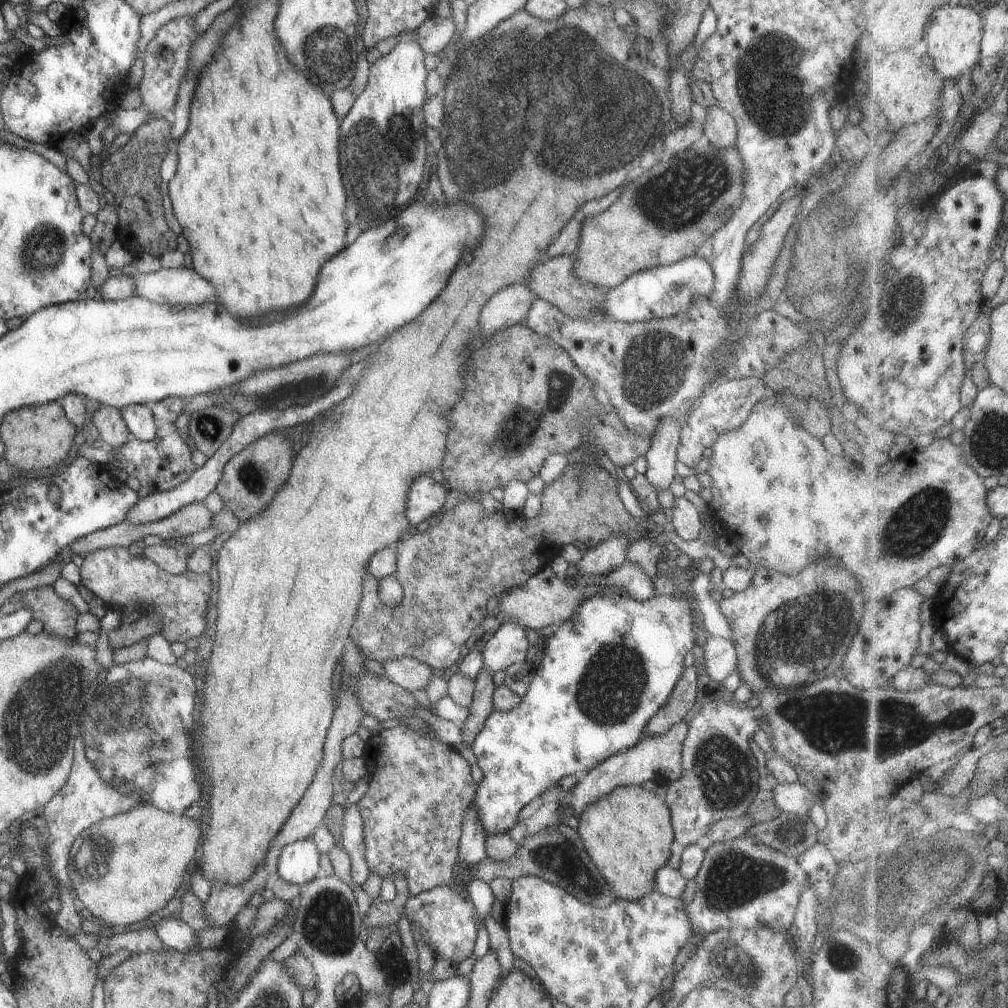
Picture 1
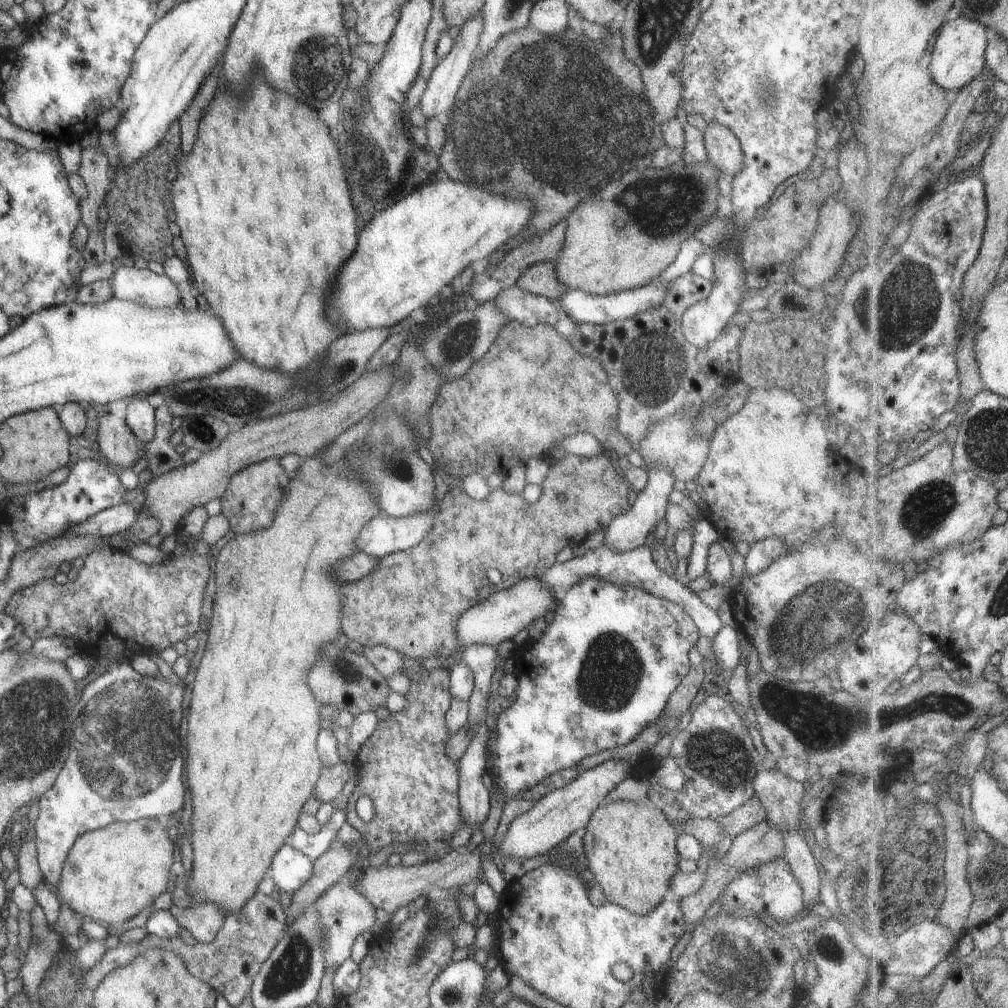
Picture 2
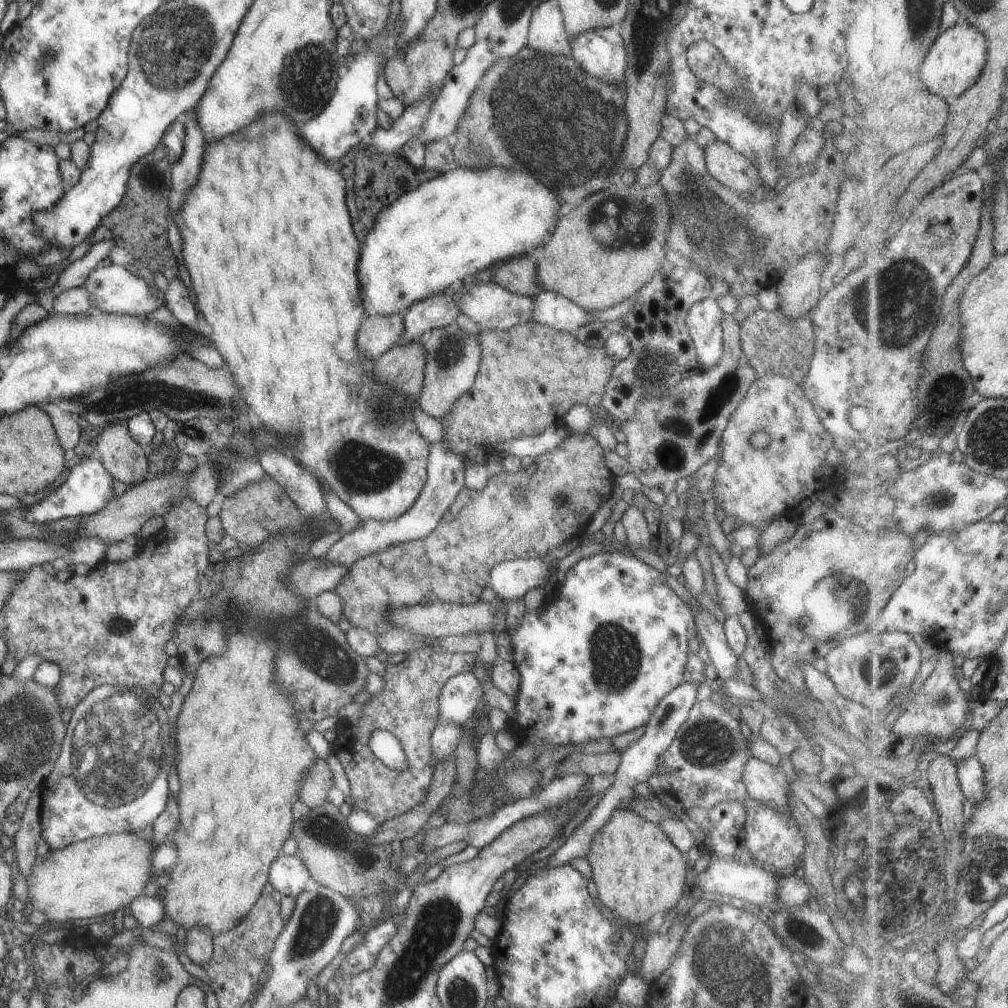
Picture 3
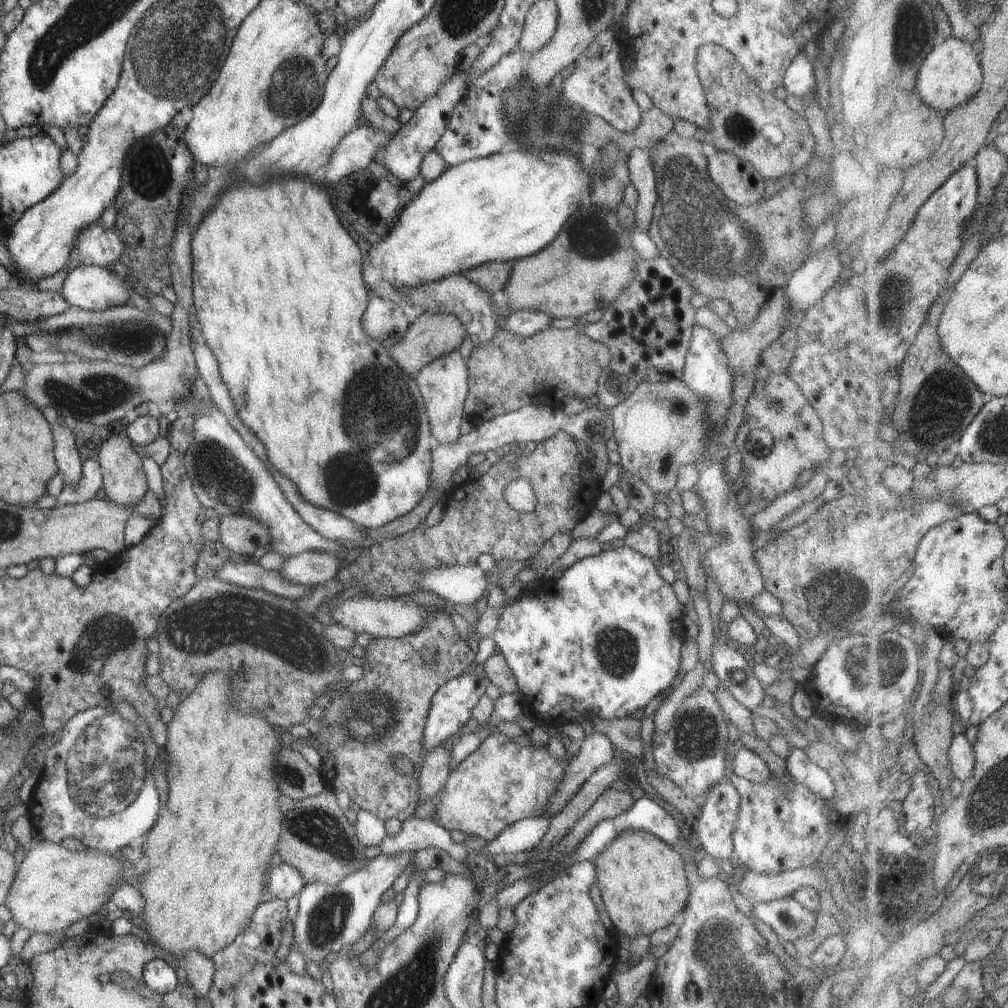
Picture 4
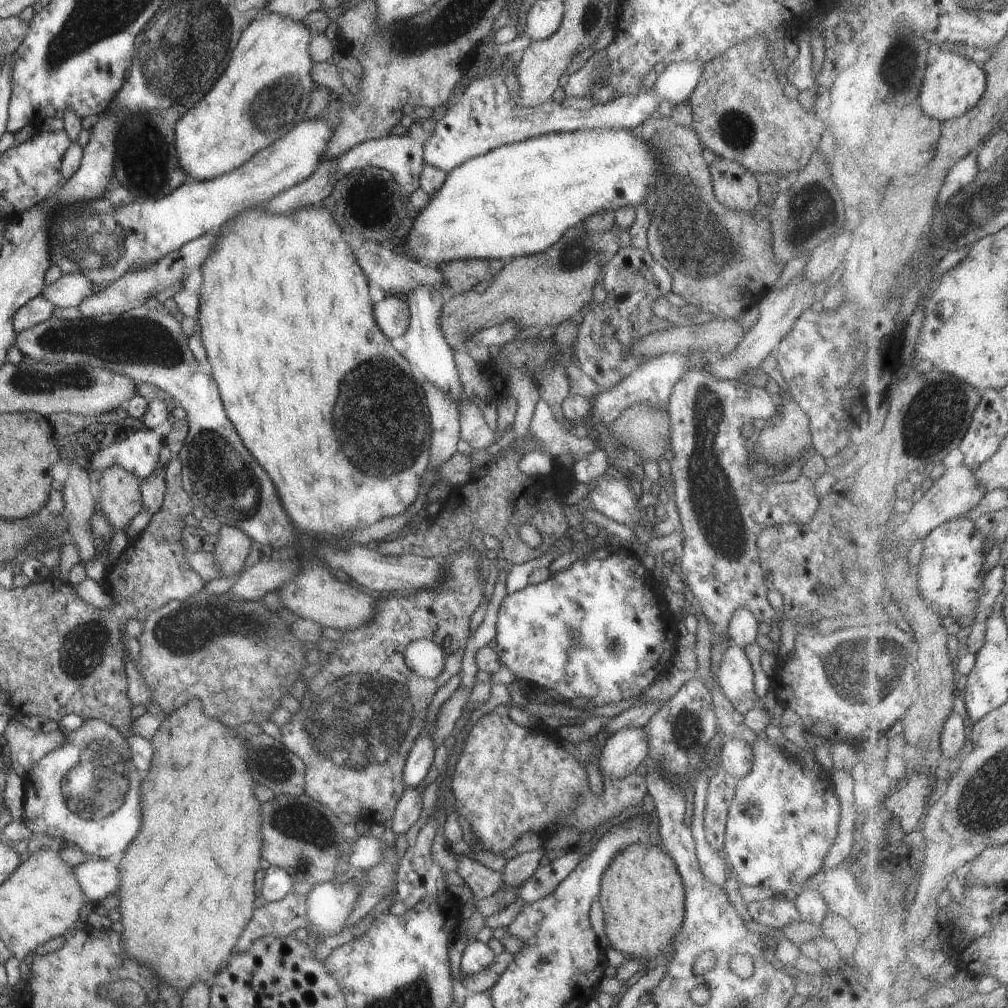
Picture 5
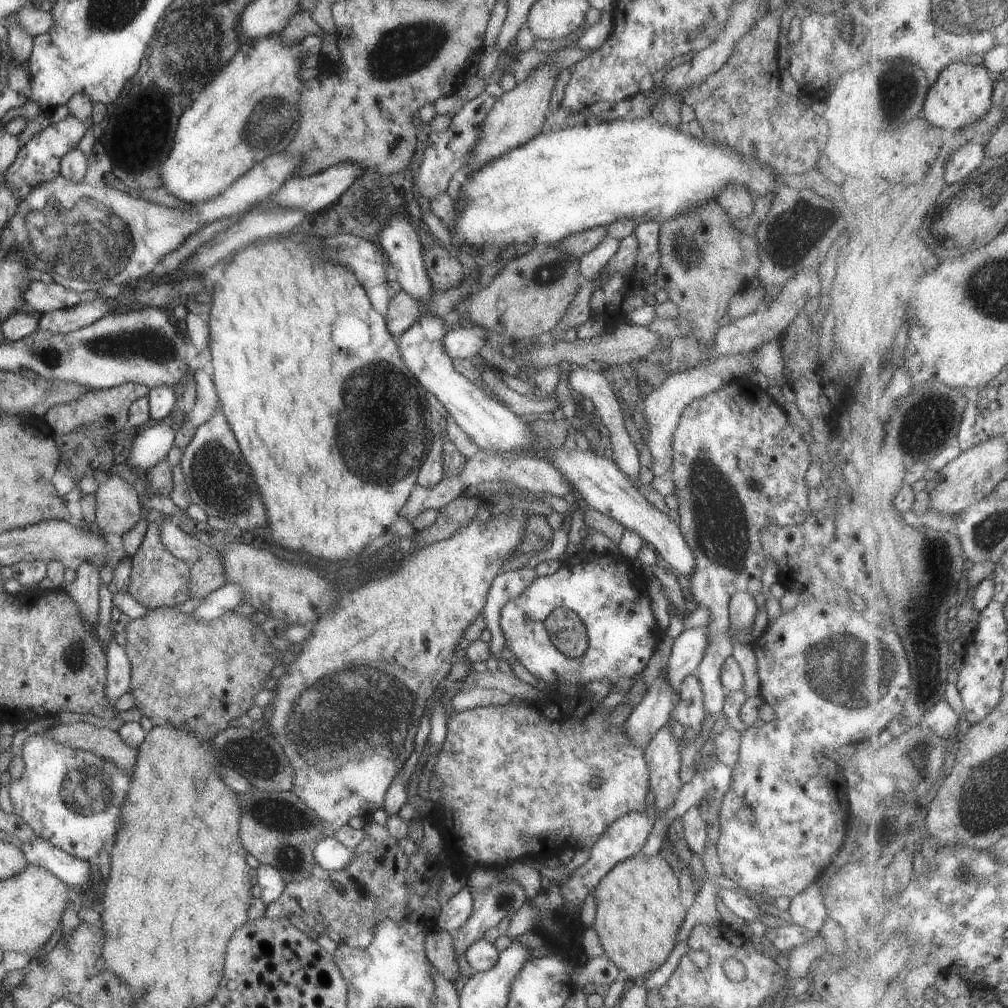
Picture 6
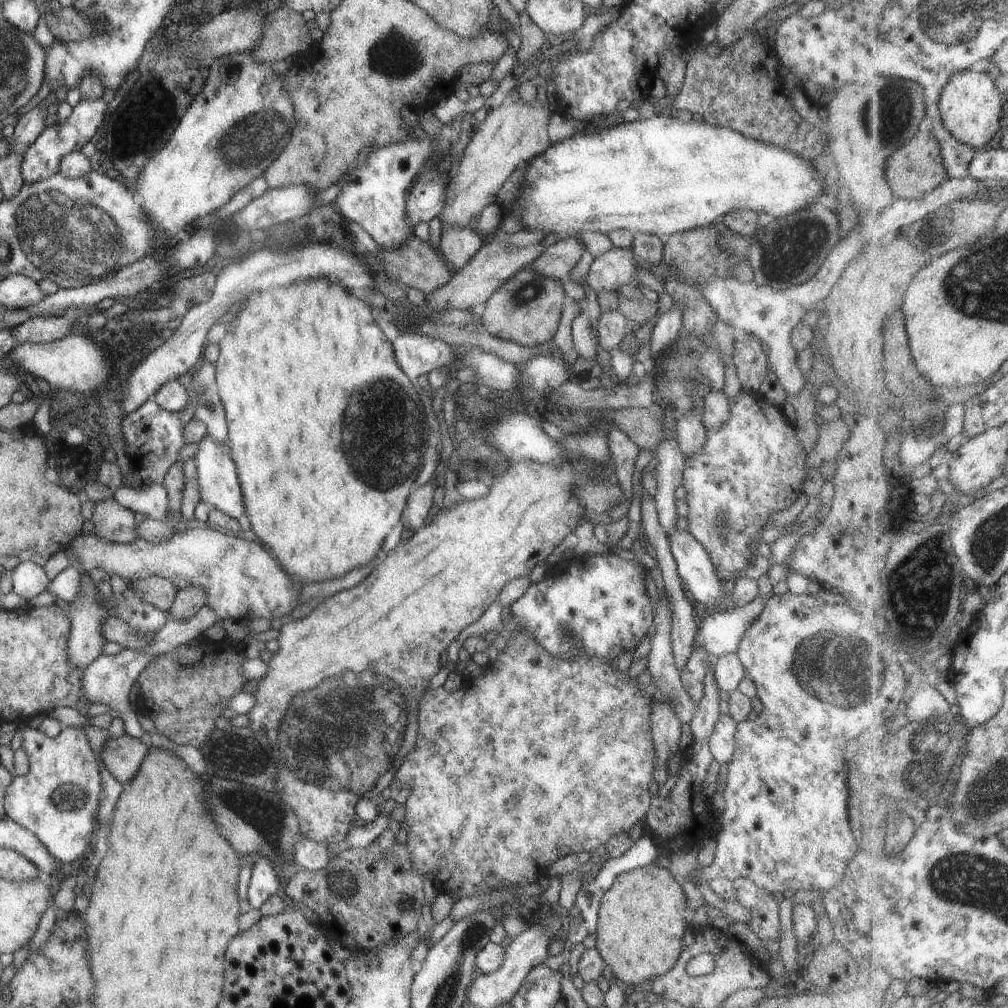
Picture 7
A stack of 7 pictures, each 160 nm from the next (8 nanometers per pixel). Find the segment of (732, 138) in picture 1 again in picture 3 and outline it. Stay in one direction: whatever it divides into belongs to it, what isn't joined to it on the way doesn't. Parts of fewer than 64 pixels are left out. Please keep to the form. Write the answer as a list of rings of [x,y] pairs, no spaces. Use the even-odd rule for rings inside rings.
[[[717,138],[703,150],[705,168],[719,184],[737,194],[756,192],[760,185],[760,176],[753,164],[740,152]]]

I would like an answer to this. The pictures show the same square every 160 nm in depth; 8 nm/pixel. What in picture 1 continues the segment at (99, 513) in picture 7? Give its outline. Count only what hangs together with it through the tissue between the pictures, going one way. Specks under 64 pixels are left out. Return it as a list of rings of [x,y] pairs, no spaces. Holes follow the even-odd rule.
[[[99,405],[92,414],[92,422],[106,448],[117,448],[134,436],[127,430],[120,409]]]

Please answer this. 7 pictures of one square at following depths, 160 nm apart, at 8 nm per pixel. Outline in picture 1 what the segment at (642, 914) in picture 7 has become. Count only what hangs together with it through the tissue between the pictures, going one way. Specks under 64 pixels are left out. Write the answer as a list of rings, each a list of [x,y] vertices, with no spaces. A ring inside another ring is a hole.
[[[625,785],[615,787],[606,795],[588,804],[578,816],[575,829],[583,843],[583,848],[617,898],[634,901],[653,890],[655,871],[666,864],[669,845],[674,840],[670,810],[664,801],[655,793],[641,788],[640,785]]]

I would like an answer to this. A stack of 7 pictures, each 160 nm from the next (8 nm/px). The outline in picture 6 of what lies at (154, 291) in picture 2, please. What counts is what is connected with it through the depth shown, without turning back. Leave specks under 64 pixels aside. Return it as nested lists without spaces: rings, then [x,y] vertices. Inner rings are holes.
[[[36,279],[31,281],[22,293],[20,292],[20,297],[27,307],[35,309],[38,313],[44,313],[45,311],[70,307],[81,301],[89,301],[99,294],[95,291],[77,292],[60,284],[44,284]]]

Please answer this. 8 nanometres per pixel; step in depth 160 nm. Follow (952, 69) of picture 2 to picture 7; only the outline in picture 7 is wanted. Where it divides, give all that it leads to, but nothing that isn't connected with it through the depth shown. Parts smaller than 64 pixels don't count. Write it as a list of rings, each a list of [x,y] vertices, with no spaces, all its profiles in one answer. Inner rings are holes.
[[[963,71],[955,73],[942,92],[940,109],[943,124],[949,132],[952,132],[960,141],[971,145],[976,150],[982,149],[991,142],[991,138],[1000,134],[1001,110],[1006,96],[997,88],[993,79],[994,71],[977,73]]]

